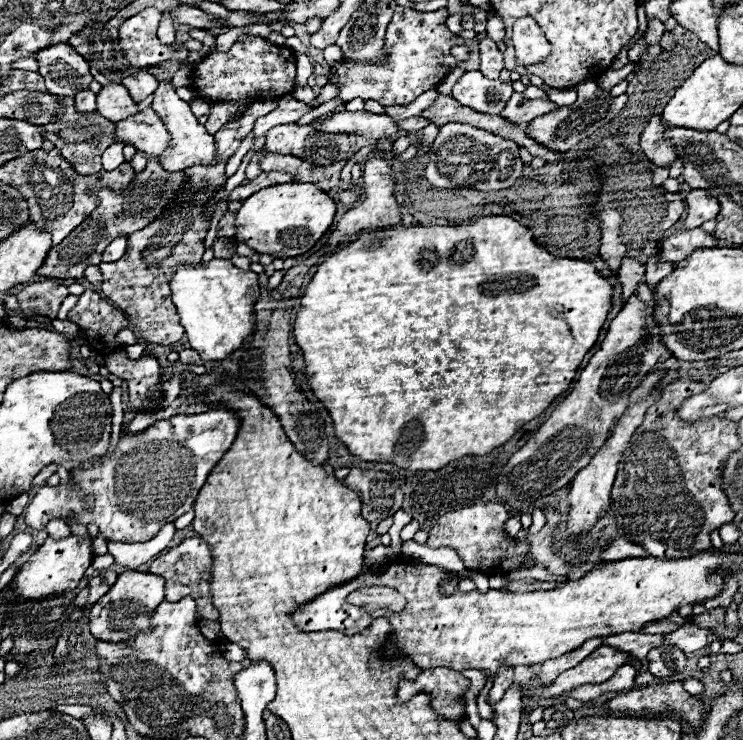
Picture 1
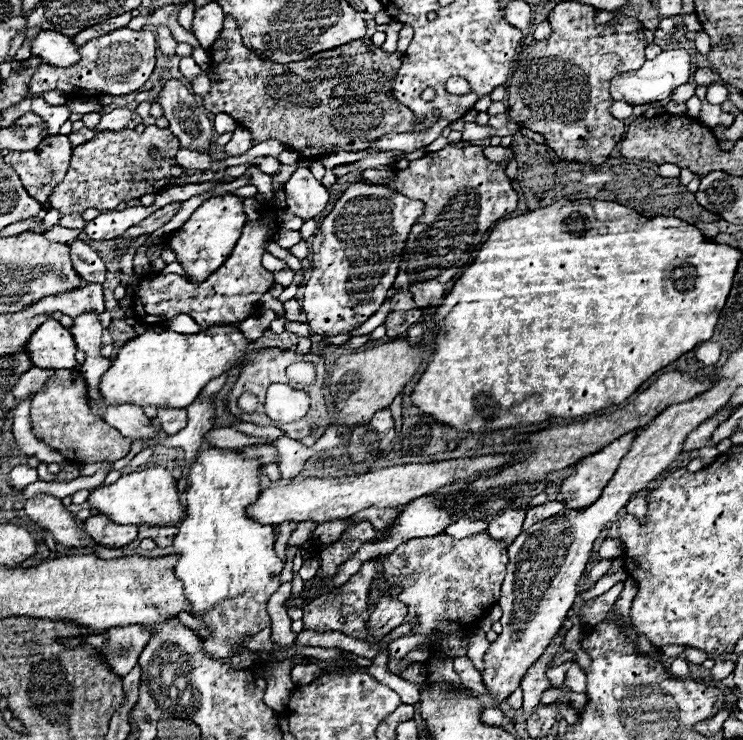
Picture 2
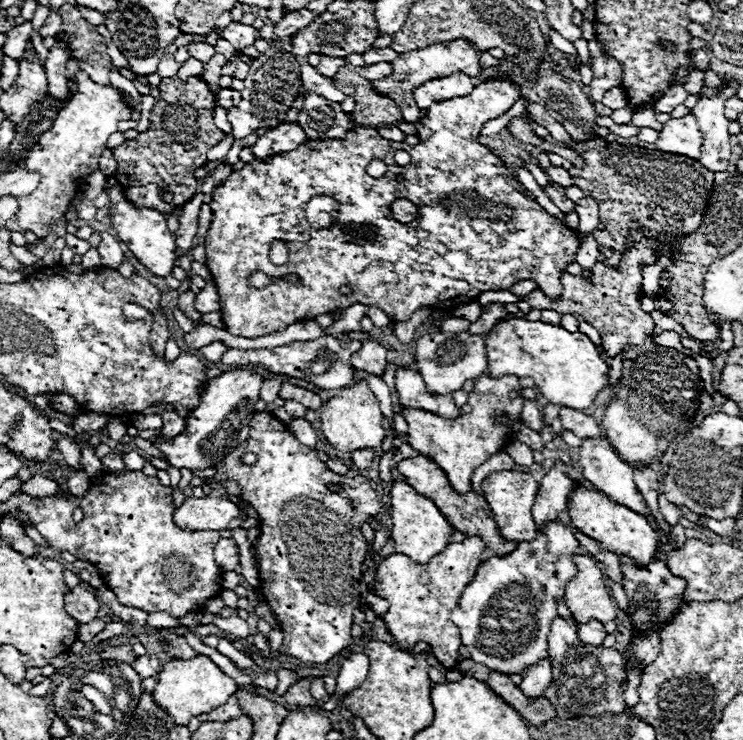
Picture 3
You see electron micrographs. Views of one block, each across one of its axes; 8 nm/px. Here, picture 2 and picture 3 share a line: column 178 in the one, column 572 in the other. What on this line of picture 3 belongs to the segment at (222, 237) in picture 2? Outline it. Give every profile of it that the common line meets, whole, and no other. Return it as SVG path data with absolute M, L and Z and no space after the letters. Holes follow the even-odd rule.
M510 76L488 78L474 86L468 96L434 102L418 120L418 144L414 146L380 138L372 128L354 126L344 138L308 140L304 146L276 154L268 162L254 160L244 164L240 172L234 170L230 178L212 192L210 208L214 218L204 242L208 256L206 266L210 268L212 282L220 294L224 328L234 336L258 338L282 332L292 322L300 322L308 316L314 318L318 314L330 314L352 304L376 306L384 310L392 322L406 322L420 306L452 310L460 304L470 304L472 298L486 290L508 290L520 280L534 280L550 300L560 298L560 274L566 272L570 262L574 262L580 246L580 232L550 216L528 190L524 192L504 162L486 146L476 142L482 124L510 110L518 96L520 86L514 84ZM396 150L406 150L410 154L412 160L408 166L398 166L394 162ZM372 160L382 160L388 166L388 172L380 178L368 176L366 166ZM396 174L402 174L404 182L396 182ZM314 194L326 194L340 202L342 216L338 216L330 228L316 230L304 216L306 204ZM398 198L408 198L418 206L418 218L414 222L400 224L392 214L372 216L376 206L390 208ZM274 240L282 240L288 248L288 262L284 266L274 266L270 262L268 252ZM256 270L262 270L268 276L286 276L296 272L302 284L290 286L278 280L268 288L256 290L246 282L246 276ZM346 284L352 288L350 296L340 294L340 286Z

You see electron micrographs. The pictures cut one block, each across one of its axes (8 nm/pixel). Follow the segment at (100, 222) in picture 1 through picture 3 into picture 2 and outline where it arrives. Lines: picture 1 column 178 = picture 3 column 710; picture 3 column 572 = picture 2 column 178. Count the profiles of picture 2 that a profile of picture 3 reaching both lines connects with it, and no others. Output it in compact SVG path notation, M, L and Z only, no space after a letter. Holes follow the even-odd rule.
M146 126L144 132L120 130L120 132L96 132L92 140L80 144L72 150L72 160L66 178L50 194L50 208L60 214L82 214L86 208L112 210L120 202L132 198L142 198L146 194L158 194L160 190L174 184L174 180L184 180L186 184L200 182L202 174L192 174L190 170L180 170L174 166L174 154L178 152L180 142L170 132L170 128ZM156 148L158 154L150 150Z

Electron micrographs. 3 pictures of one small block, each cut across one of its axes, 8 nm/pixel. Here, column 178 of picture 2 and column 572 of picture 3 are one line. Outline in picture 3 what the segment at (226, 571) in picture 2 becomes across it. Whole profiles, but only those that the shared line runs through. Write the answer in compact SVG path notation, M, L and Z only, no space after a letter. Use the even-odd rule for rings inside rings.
M550 520L538 538L532 542L520 542L516 550L506 556L492 556L482 562L472 584L466 586L456 610L452 612L452 622L460 628L462 644L470 652L470 658L478 664L484 664L496 672L504 674L522 674L528 666L548 658L548 634L554 618L558 618L558 600L566 594L566 584L576 576L576 564L572 556L580 548L580 542L574 536L574 526L564 520Z

